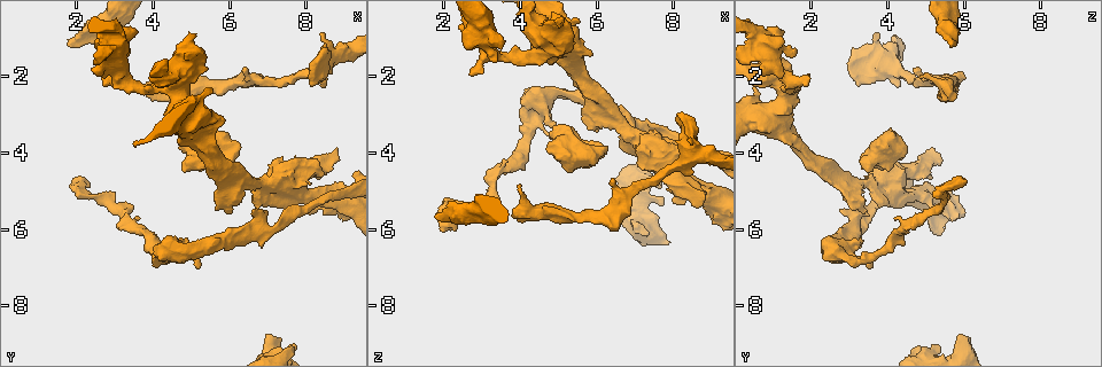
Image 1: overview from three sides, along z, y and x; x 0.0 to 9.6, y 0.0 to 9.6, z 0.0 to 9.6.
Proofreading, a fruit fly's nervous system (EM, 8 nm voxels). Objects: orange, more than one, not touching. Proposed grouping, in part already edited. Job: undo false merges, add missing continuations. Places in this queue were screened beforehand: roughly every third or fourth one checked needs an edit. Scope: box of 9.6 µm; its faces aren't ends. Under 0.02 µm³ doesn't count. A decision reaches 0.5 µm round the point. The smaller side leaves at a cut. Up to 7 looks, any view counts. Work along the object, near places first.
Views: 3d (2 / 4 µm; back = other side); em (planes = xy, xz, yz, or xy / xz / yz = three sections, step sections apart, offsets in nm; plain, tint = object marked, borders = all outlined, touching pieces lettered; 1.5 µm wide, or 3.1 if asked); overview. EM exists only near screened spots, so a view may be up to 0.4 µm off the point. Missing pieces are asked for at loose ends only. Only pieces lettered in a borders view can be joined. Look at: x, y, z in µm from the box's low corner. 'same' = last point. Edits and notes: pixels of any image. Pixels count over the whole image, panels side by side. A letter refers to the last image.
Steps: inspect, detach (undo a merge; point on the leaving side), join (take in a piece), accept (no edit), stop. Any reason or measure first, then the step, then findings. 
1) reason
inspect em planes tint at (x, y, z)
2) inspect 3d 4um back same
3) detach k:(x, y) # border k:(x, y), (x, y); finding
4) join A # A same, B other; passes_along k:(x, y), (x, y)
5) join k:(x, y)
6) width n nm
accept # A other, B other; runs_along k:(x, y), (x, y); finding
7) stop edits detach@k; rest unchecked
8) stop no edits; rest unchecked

two arms at a narrow angle
inspect 3d 4um at (6.65, 4.80, 3.30)

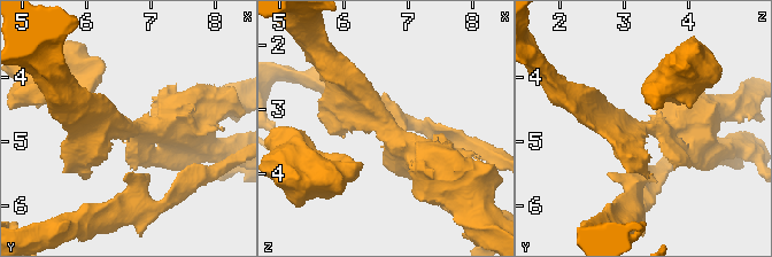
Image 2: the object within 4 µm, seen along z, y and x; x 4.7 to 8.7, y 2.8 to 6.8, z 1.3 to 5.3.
need the tissue
inspect em xy step 4 borders at (6.75, 4.80, 3.20)

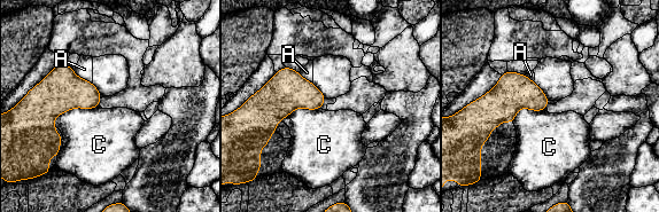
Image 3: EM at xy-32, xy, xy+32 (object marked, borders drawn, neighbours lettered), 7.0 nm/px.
width 120 nm
accept # A other, C other; border 3:(97, 107), (69, 109), (53, 124); all the same neuron

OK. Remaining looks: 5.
four or more arms meet
inspect 3d 4um at (5.00, 3.35, 1.25)

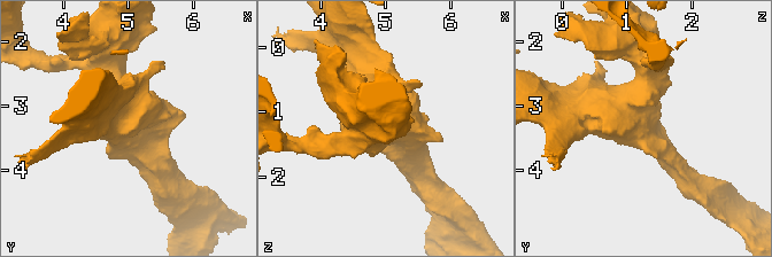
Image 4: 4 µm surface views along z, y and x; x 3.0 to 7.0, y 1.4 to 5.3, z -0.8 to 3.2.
need the tissue
inspect em planes plain at (5.05, 3.35, 1.25)

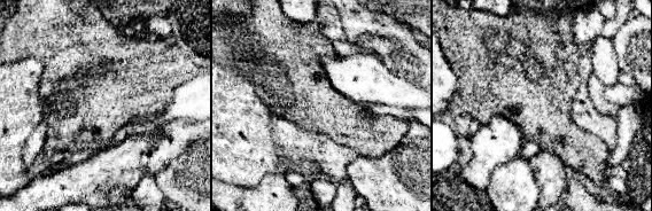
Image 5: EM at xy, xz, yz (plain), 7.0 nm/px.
what lies round it
inspect em planes borders same

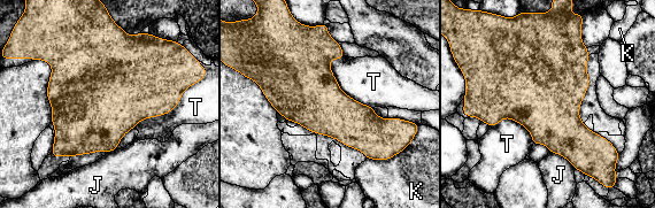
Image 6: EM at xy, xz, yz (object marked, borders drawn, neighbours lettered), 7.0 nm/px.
width 400 nm
accept # J other, K other, T other; all the same neuron

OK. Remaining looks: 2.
stop no edits; rest unchecked

